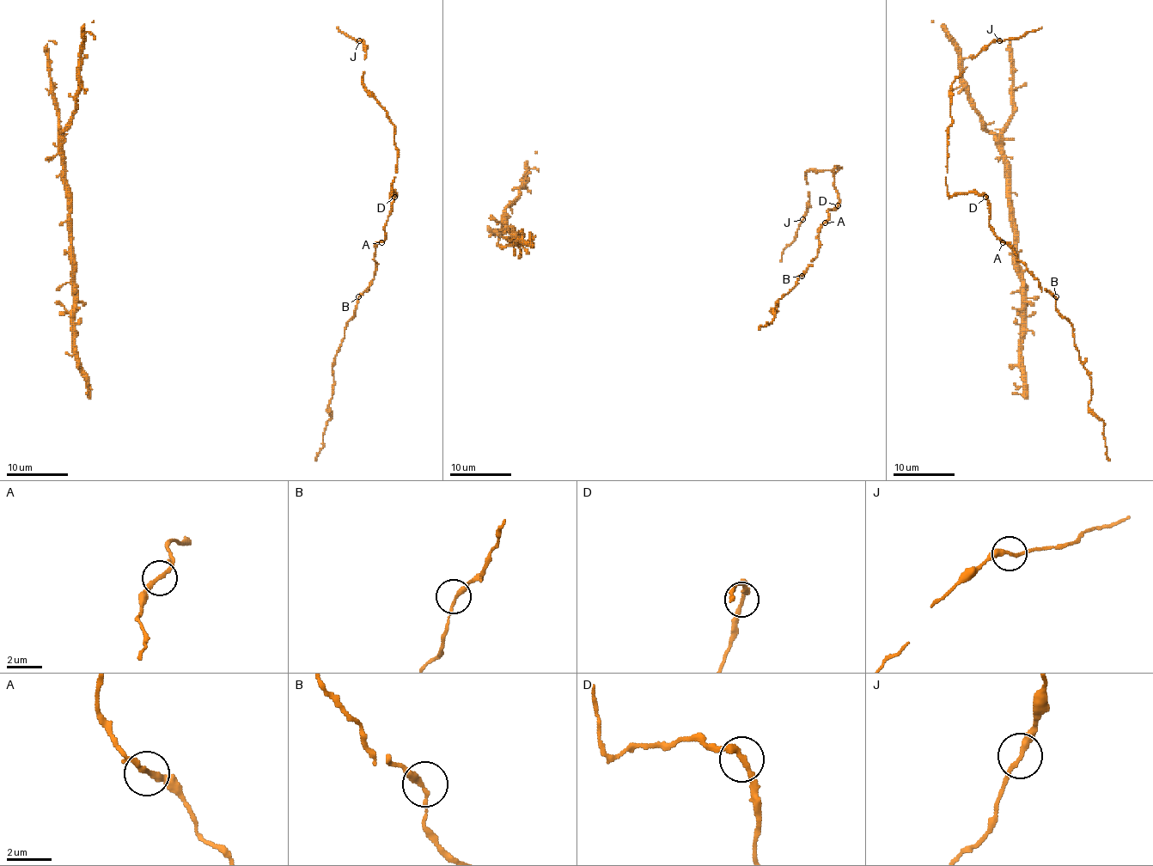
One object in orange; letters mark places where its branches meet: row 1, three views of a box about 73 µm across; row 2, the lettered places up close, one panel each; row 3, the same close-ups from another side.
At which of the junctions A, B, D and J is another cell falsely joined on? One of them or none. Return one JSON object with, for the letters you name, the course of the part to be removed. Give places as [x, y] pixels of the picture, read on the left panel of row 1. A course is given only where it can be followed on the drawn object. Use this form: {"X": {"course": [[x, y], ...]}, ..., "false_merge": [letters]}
{"false_merge": []}

